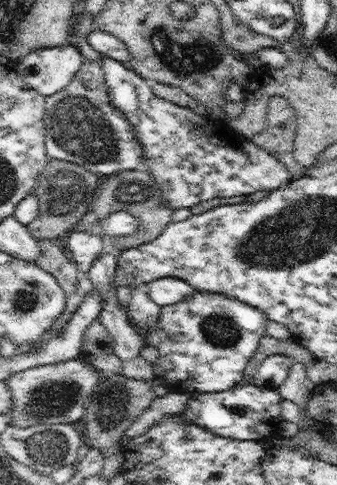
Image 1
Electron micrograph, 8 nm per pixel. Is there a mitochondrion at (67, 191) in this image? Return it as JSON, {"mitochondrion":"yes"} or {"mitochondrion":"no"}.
{"mitochondrion":"yes"}

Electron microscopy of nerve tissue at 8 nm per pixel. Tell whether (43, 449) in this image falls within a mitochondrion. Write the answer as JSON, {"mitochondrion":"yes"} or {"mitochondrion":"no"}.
{"mitochondrion":"yes"}

